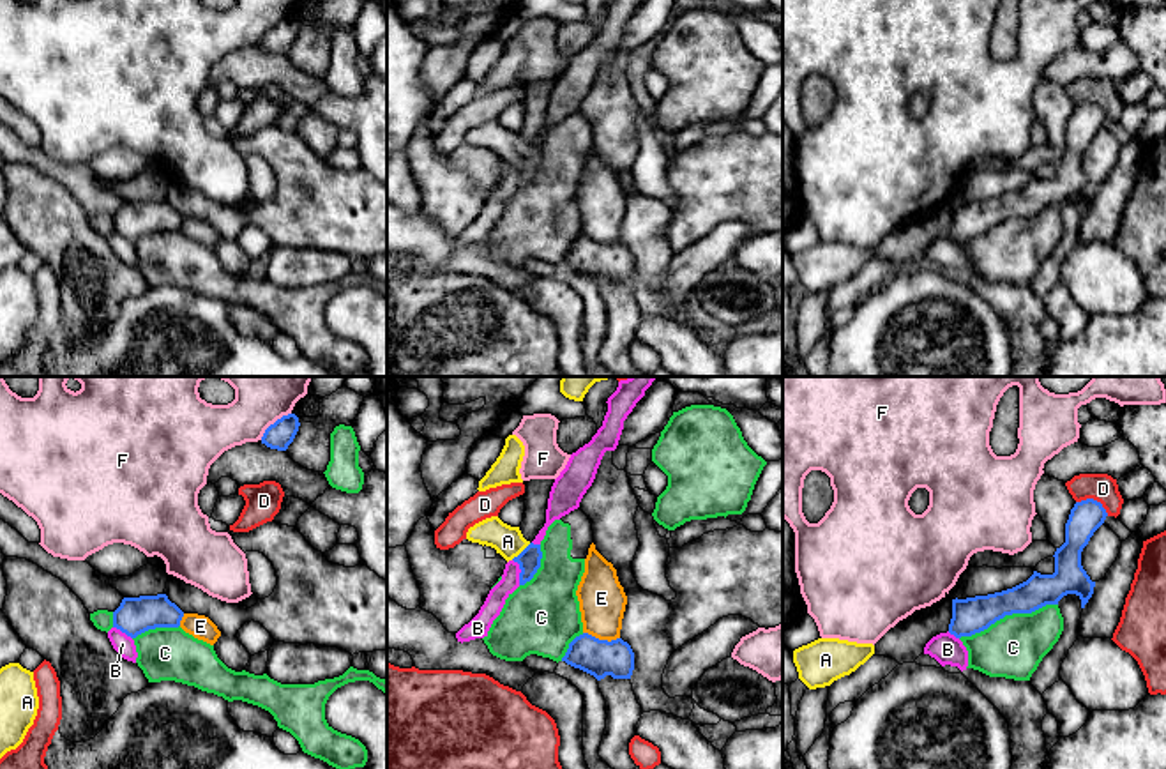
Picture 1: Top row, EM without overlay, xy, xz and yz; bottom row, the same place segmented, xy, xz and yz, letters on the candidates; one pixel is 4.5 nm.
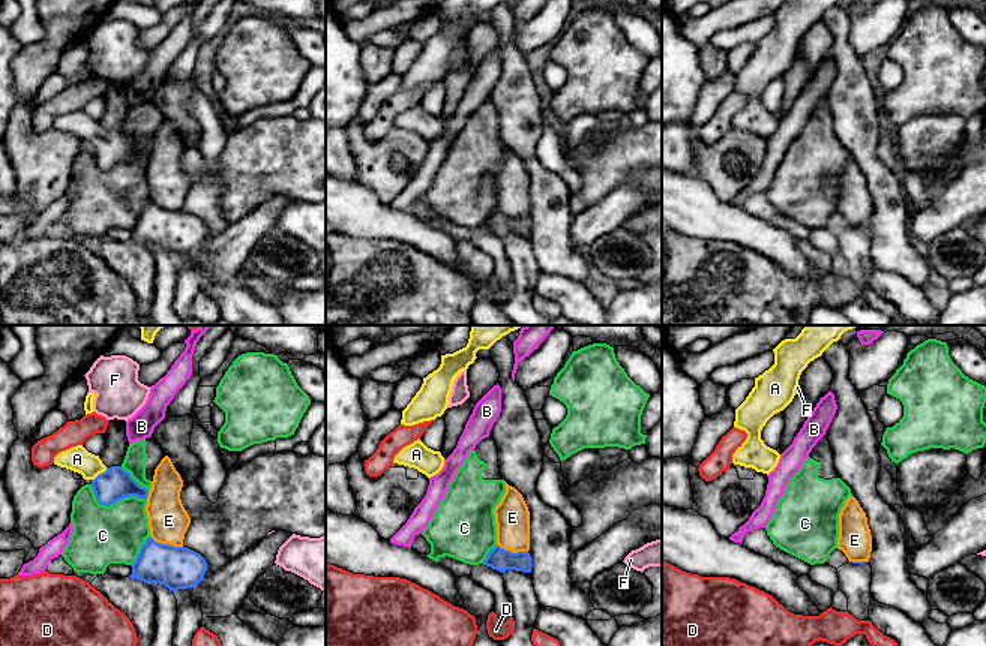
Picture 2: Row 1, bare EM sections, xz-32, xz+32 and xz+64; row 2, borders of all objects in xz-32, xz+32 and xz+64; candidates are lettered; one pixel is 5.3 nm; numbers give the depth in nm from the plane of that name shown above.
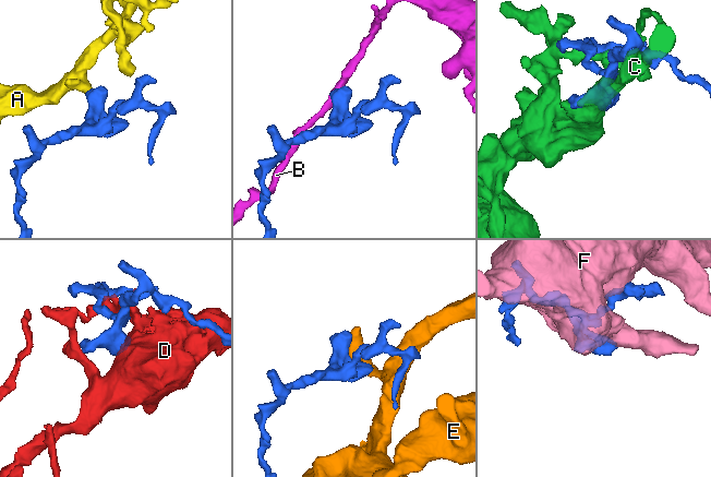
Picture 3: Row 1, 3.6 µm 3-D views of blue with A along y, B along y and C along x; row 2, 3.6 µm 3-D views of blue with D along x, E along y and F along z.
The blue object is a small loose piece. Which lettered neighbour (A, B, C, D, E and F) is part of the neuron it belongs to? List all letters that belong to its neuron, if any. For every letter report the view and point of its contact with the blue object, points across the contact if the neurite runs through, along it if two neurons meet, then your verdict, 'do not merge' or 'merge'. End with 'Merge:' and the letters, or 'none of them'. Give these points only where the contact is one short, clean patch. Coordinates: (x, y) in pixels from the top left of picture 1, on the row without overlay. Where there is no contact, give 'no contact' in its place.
A: xz (522, 156) | across xz (529, 163), (522, 156), (507, 145) | merge
B: xz (522, 175) | along xz (513, 163), (520, 174), (520, 188) | do not merge
C: yz (1007, 218) | do not merge
D: yz (1092, 103) | do not merge
E: xz (601, 244) | do not merge
F: xy (274, 27) | do not merge
Merge: A

